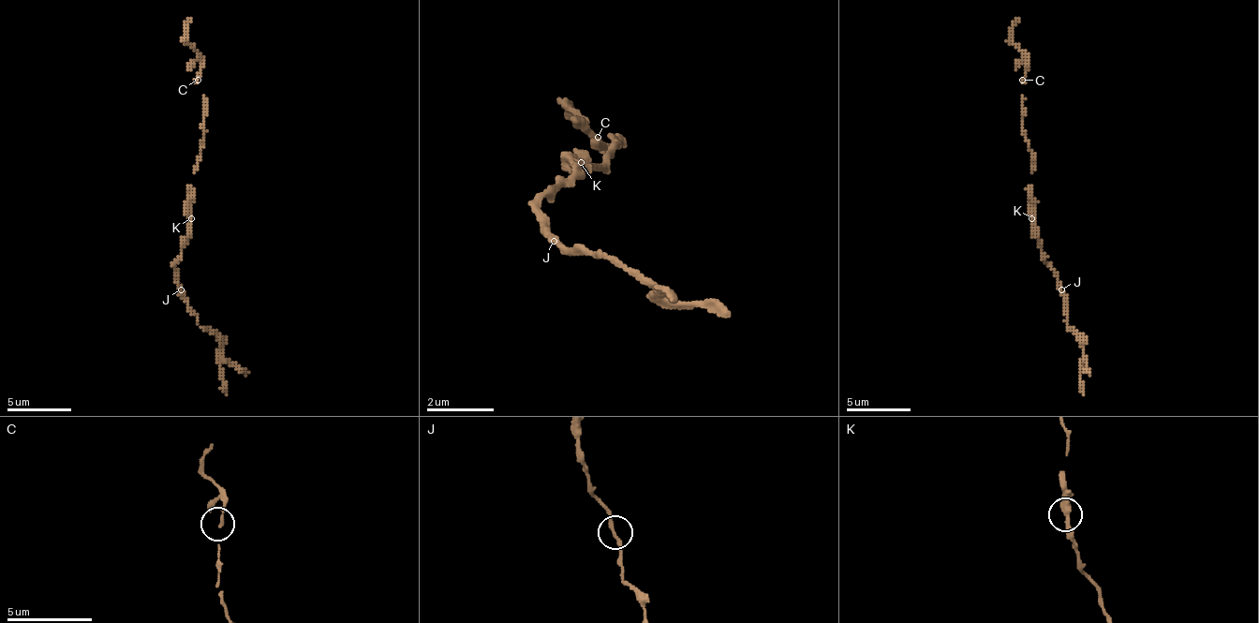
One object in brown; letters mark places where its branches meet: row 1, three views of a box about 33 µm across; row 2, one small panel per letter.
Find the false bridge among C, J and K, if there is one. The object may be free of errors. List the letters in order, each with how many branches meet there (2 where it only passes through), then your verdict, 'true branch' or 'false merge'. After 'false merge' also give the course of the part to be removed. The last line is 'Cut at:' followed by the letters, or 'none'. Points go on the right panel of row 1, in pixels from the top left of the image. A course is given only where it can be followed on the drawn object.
C: 2 | true branch
J: 2 | true branch
K: 2 | true branch
Cut at: none

